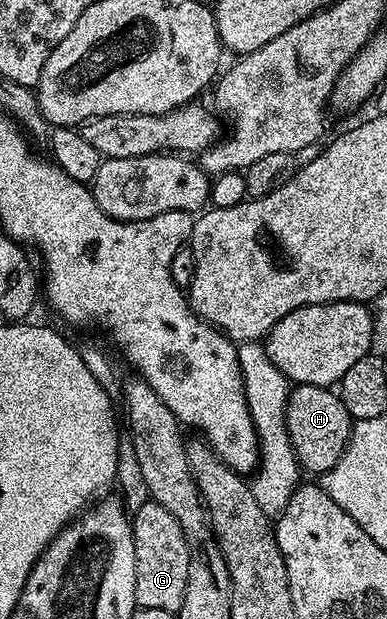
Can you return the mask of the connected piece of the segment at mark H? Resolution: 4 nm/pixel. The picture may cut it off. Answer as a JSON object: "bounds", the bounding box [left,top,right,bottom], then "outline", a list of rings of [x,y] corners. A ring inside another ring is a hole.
{"bounds":[286,383,353,477],"outline":[[[305,383],[293,386],[288,392],[286,429],[301,468],[312,477],[322,477],[342,457],[352,435],[353,417],[342,405],[335,390]]]}

